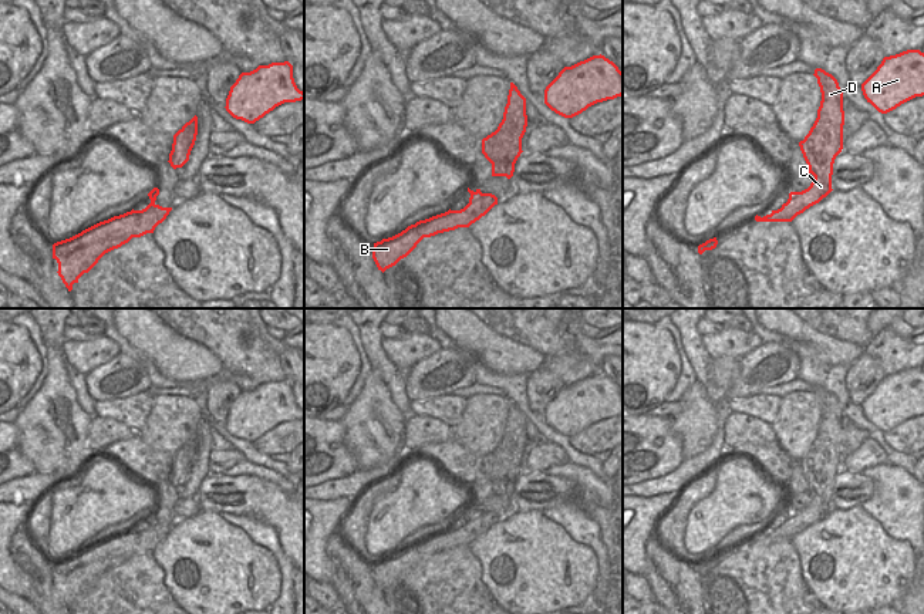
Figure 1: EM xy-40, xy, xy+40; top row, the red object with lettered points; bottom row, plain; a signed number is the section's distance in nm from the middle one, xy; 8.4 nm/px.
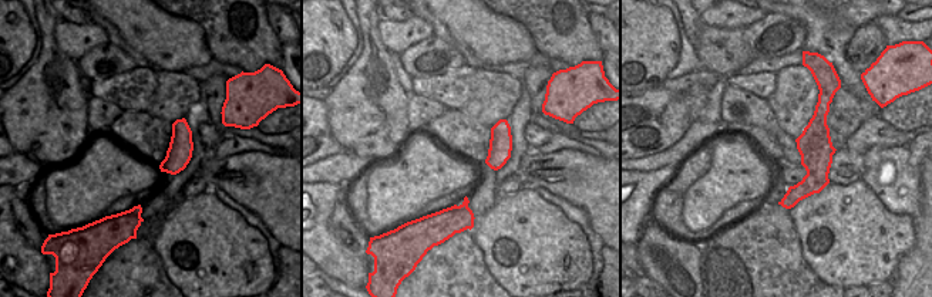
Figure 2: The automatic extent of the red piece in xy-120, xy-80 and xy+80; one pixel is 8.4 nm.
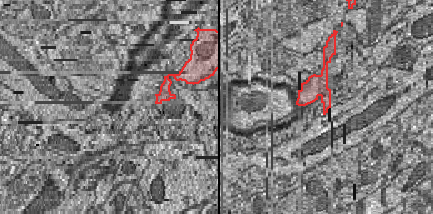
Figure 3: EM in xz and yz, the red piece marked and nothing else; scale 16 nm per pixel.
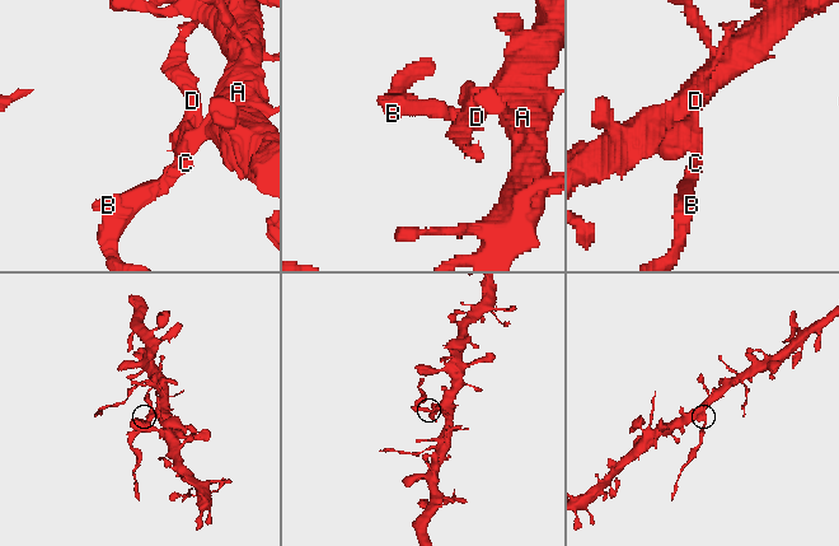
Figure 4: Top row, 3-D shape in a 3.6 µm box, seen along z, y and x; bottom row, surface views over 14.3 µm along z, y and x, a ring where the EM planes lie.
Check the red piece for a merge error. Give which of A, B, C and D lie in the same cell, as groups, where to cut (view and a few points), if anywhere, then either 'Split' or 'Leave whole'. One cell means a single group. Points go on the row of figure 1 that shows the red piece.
Groups: A / B C D. Split along xy-40 (182, 128), (191, 128), (195, 139). Split

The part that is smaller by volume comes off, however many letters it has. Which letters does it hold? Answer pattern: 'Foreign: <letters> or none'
Foreign: B, C, D

